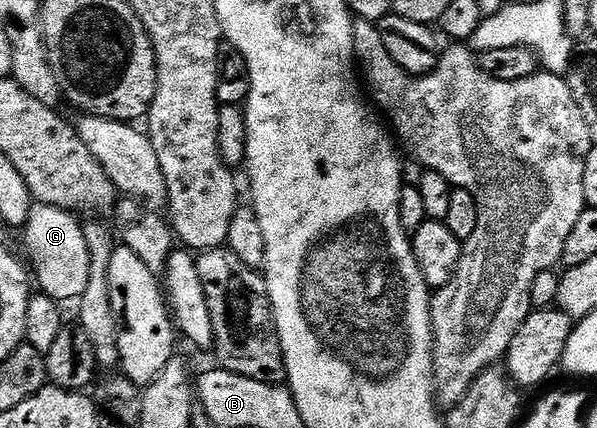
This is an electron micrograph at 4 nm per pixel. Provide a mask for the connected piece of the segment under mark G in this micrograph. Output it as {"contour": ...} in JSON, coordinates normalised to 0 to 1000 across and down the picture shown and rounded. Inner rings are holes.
{"contour":[[[59,477],[40,528],[49,626],[62,673],[99,708],[129,706],[141,671],[147,671],[151,598],[141,558],[139,519],[114,488]]]}

